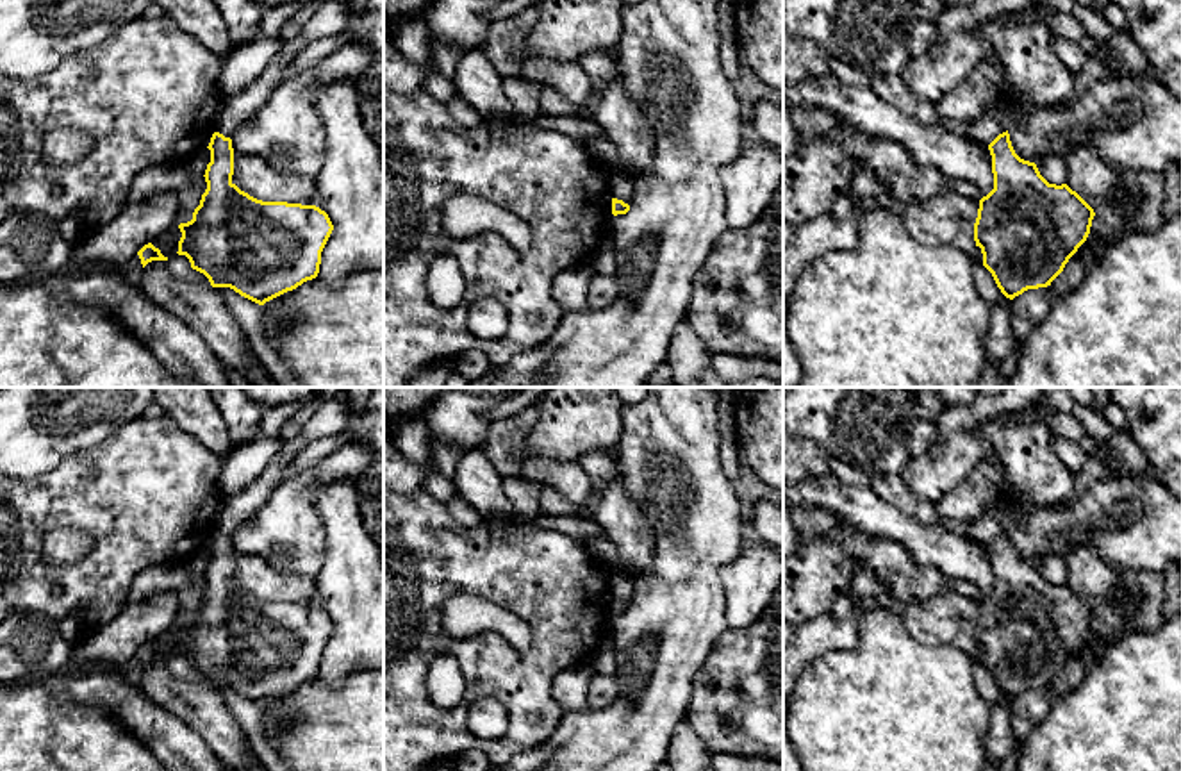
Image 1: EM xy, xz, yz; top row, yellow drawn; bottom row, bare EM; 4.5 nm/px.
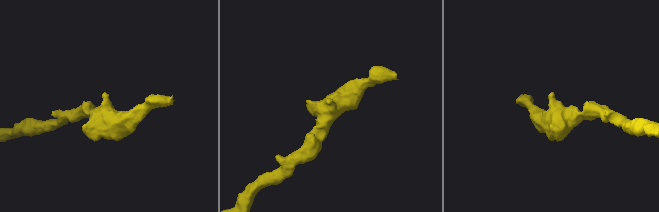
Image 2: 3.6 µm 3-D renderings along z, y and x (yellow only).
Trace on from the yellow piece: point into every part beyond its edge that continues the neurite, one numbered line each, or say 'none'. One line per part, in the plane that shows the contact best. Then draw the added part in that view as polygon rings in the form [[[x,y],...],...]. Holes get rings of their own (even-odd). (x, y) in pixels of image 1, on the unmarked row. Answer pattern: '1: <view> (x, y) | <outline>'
none

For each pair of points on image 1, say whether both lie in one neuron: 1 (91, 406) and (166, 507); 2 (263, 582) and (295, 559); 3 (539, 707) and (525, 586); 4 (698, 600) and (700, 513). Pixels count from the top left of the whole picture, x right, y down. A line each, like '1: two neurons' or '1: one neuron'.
1: two neurons
2: two neurons
3: one neuron
4: one neuron

